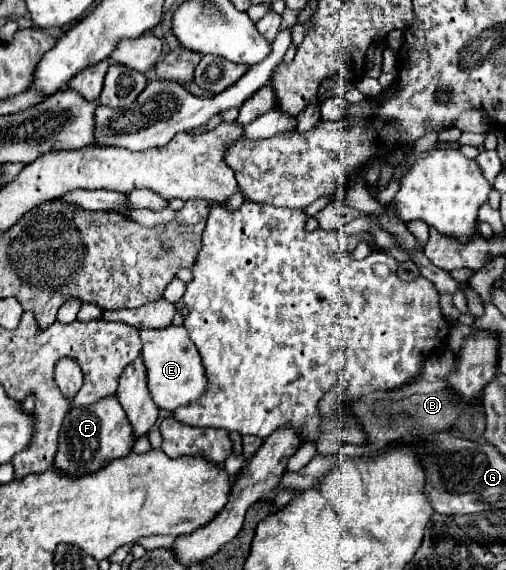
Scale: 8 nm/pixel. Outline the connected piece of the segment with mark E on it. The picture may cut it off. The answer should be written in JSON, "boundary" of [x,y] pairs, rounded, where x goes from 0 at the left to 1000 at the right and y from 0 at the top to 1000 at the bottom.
{"boundary":[[[334,570],[326,577],[283,577],[279,598],[279,626],[291,640],[291,675],[306,711],[342,725],[350,714],[385,707],[409,679],[409,661],[397,640],[397,623],[389,619],[389,609],[381,609],[381,598],[374,598],[374,581],[362,570]]]}

